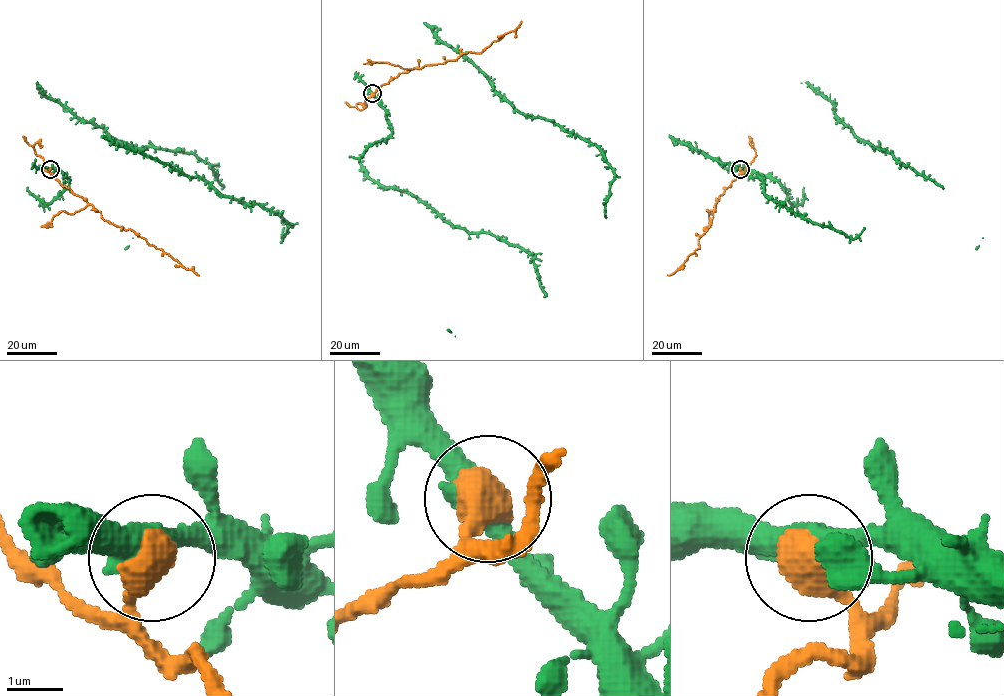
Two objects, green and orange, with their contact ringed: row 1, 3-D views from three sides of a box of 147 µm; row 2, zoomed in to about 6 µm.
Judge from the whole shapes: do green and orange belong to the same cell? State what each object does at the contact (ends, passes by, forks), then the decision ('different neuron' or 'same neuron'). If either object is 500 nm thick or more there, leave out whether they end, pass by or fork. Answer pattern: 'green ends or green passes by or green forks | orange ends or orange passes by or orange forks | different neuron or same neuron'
different neuron

